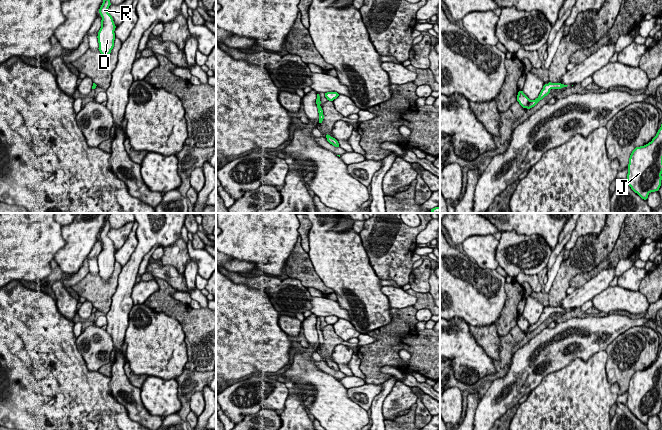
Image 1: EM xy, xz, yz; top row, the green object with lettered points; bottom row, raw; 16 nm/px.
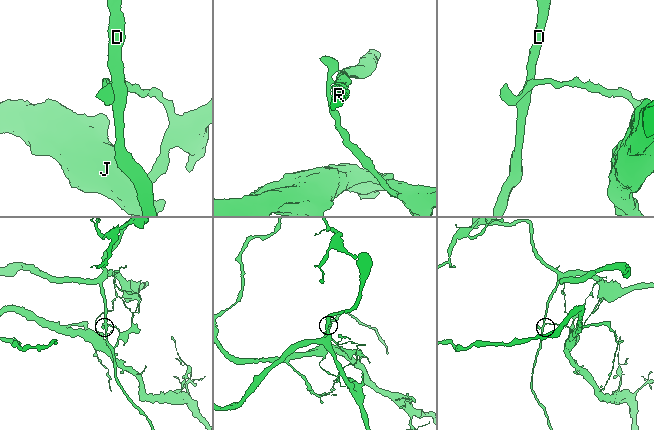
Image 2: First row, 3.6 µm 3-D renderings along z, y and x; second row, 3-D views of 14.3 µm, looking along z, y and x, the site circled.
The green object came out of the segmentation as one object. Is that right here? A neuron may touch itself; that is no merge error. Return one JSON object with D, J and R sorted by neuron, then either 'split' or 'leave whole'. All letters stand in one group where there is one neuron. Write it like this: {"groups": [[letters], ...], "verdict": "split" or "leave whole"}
{"groups": [["D", "R"], ["J"]], "verdict": "split"}

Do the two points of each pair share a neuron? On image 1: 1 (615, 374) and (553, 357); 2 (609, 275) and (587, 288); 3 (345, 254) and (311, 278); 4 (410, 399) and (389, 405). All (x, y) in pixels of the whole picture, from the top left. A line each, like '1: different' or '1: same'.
1: different
2: same
3: different
4: same

